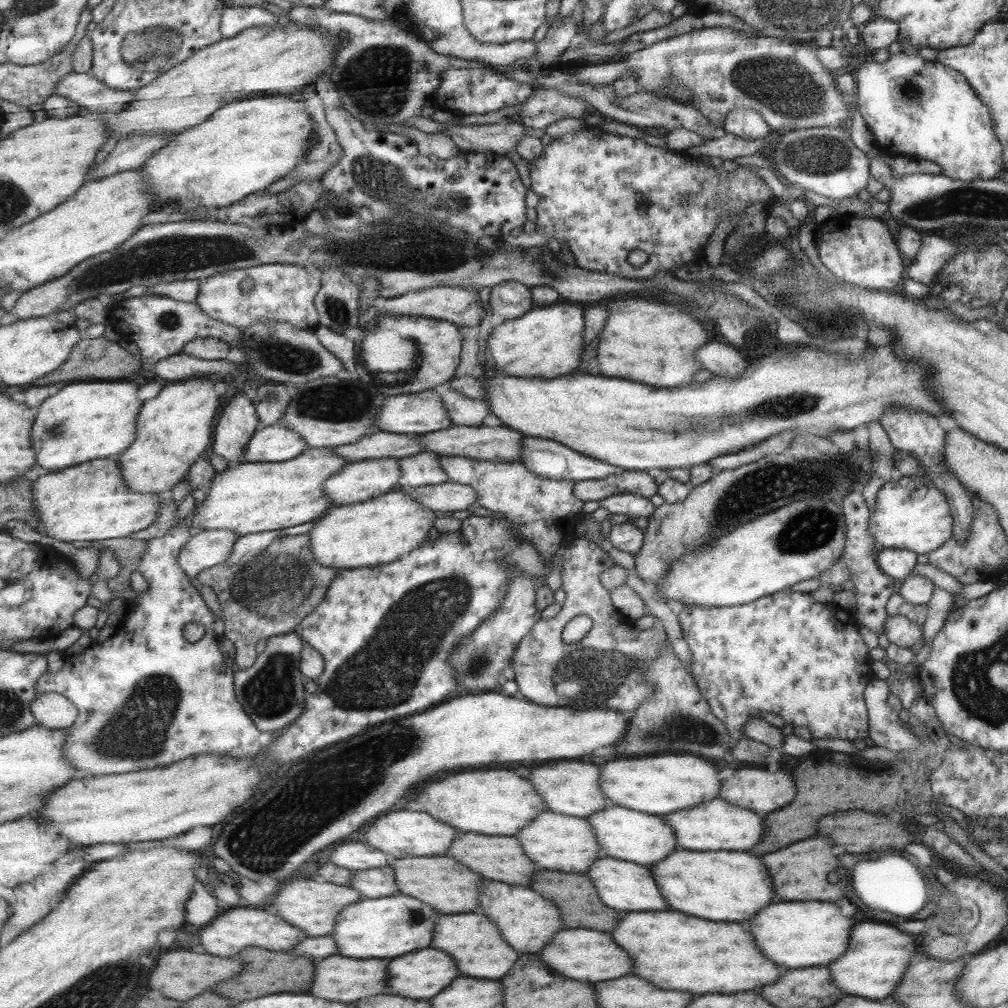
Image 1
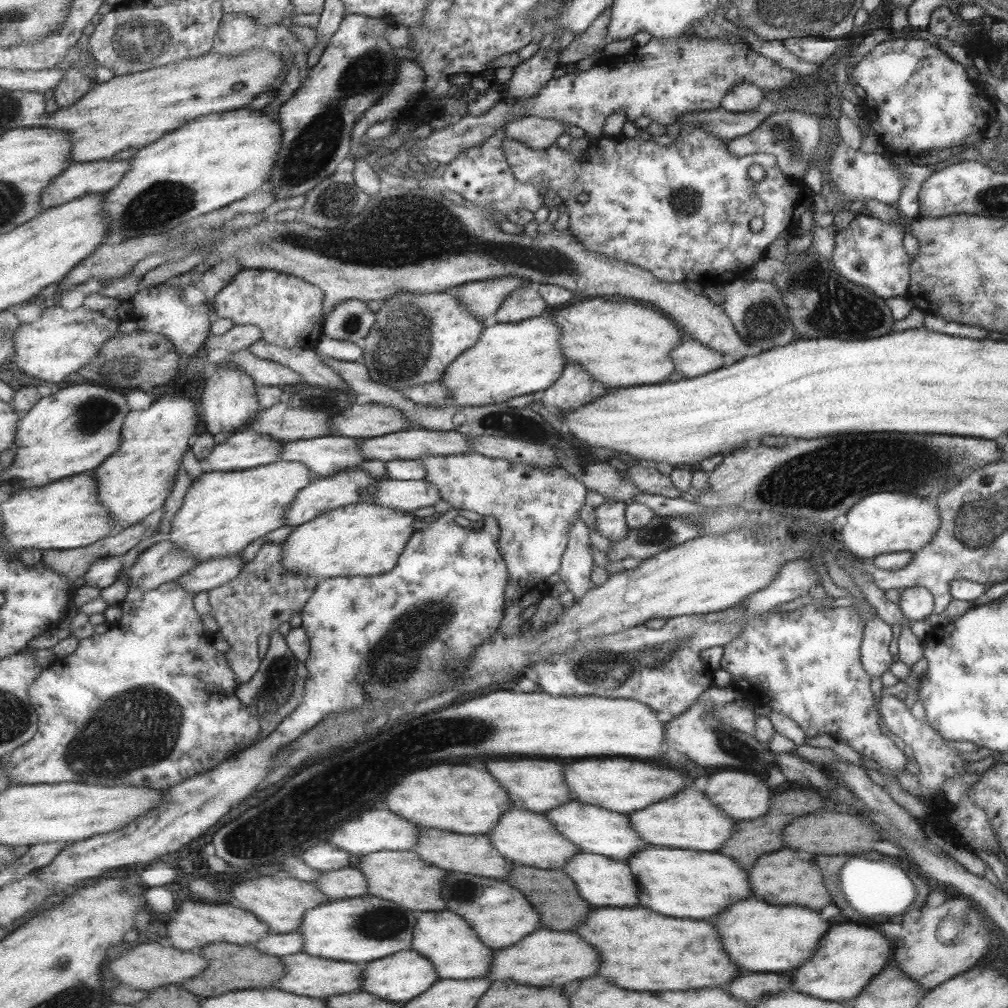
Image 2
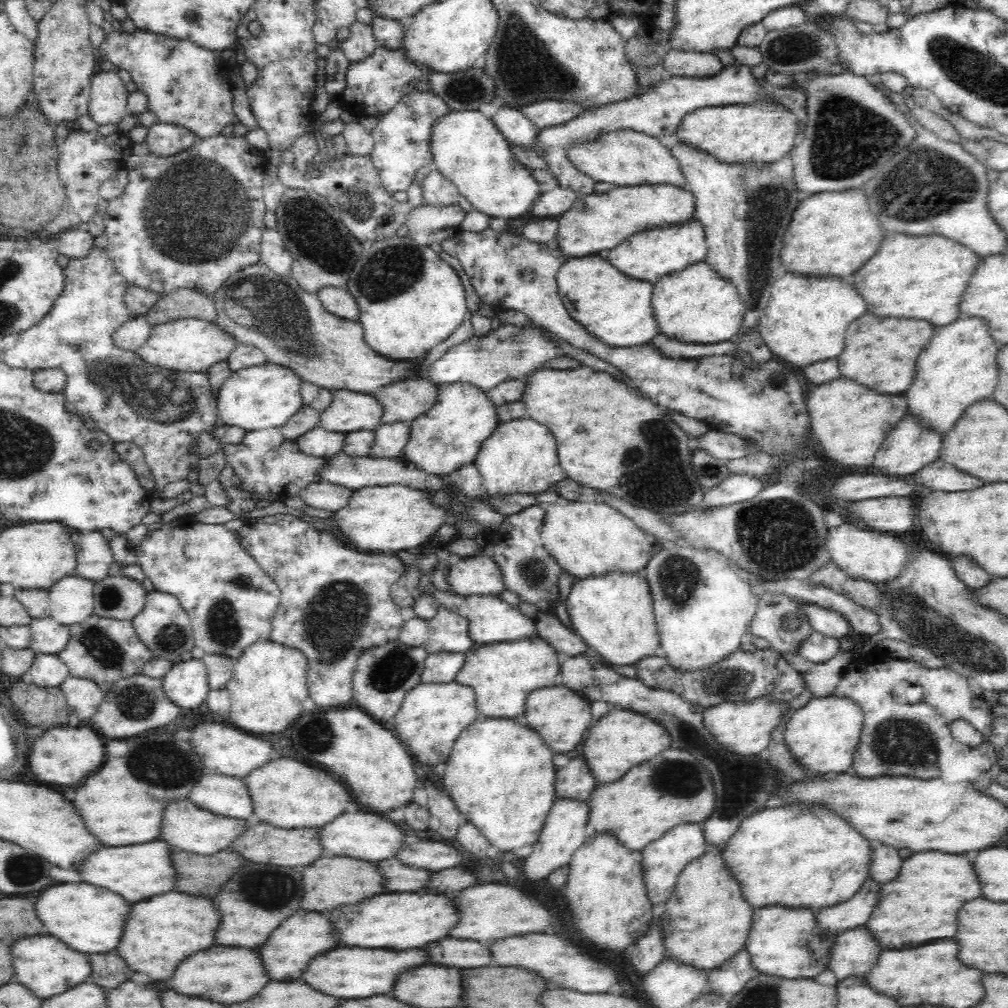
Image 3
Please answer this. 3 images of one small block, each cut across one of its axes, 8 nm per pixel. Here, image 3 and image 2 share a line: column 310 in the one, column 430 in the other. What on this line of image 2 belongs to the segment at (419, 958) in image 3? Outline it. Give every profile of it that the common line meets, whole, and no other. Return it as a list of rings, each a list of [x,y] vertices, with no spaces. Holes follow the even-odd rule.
[[[407,950],[407,952],[397,952],[395,956],[387,956],[383,960],[371,962],[365,970],[365,982],[363,988],[371,994],[383,996],[385,1000],[395,1000],[395,1002],[409,1002],[423,992],[427,992],[435,982],[439,980],[439,974],[435,970],[435,964],[423,956],[417,950]]]

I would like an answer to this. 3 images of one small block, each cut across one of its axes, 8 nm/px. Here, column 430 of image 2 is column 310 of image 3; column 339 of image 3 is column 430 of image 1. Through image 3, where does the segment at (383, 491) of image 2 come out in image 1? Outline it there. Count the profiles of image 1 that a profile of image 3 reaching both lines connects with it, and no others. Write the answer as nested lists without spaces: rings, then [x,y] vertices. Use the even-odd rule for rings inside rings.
[[[447,481],[438,485],[427,485],[408,490],[418,504],[433,511],[466,511],[469,506],[478,503],[478,493],[471,486]]]

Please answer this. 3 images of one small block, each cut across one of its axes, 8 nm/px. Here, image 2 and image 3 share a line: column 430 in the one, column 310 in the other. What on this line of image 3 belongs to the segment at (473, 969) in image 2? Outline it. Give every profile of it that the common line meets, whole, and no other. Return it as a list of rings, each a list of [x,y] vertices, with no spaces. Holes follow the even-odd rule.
[[[296,910],[294,914],[287,916],[286,920],[280,921],[278,928],[274,932],[270,932],[270,938],[266,938],[256,948],[256,952],[258,952],[262,968],[270,980],[288,982],[288,980],[298,978],[298,972],[302,972],[302,968],[306,966],[306,960],[310,960],[310,956],[316,956],[318,952],[324,952],[330,946],[332,946],[330,924],[326,917],[318,912]]]

